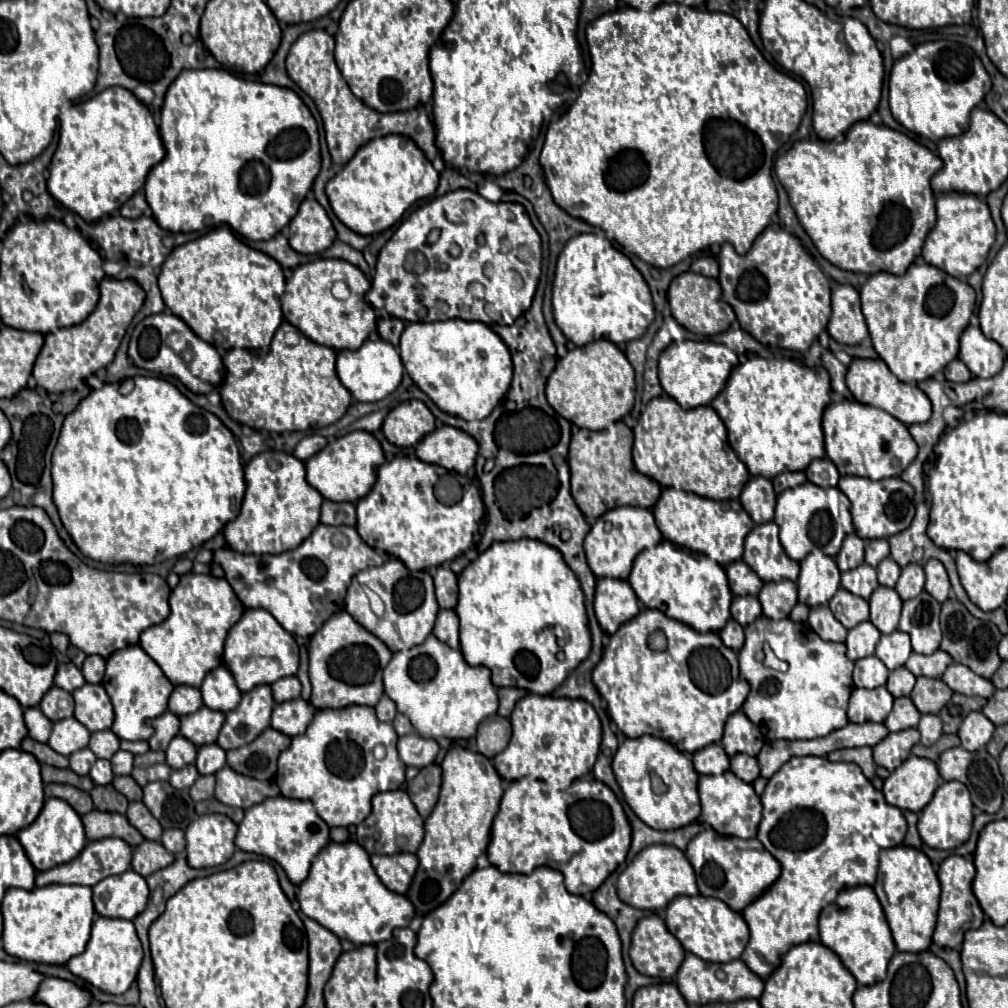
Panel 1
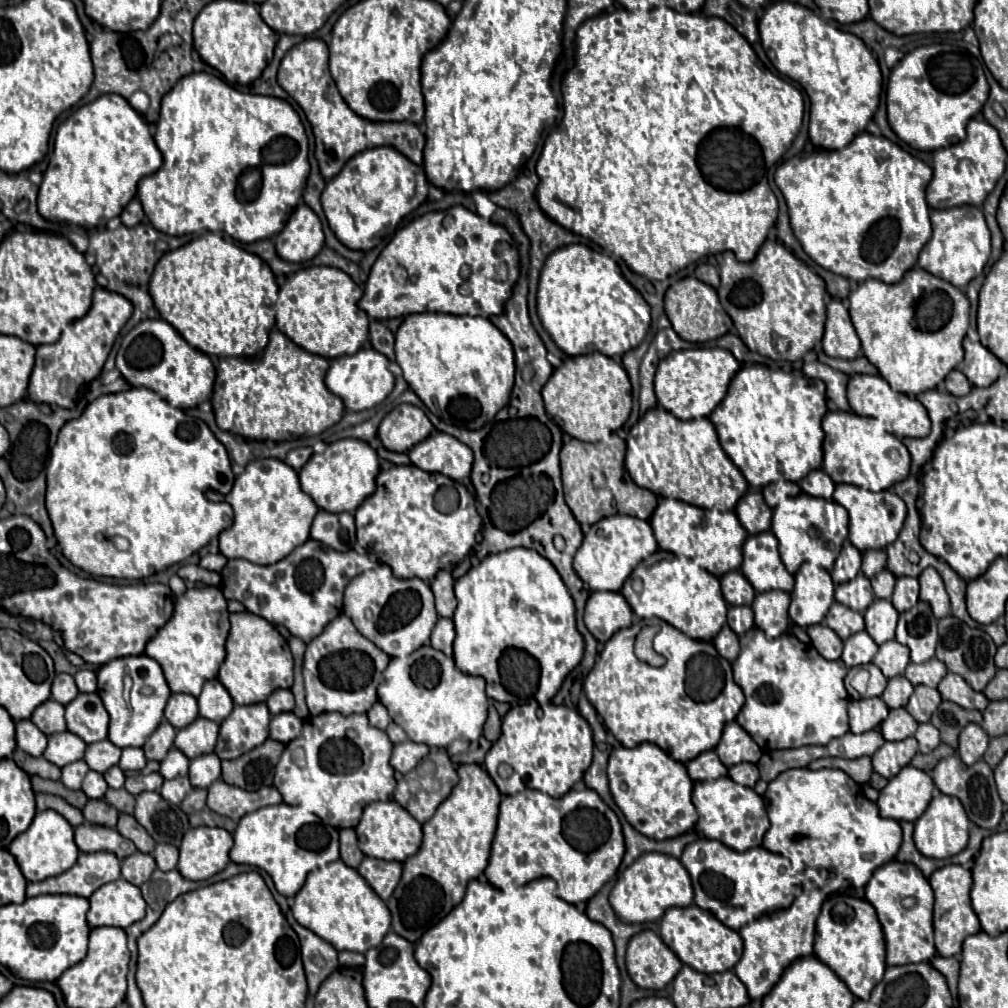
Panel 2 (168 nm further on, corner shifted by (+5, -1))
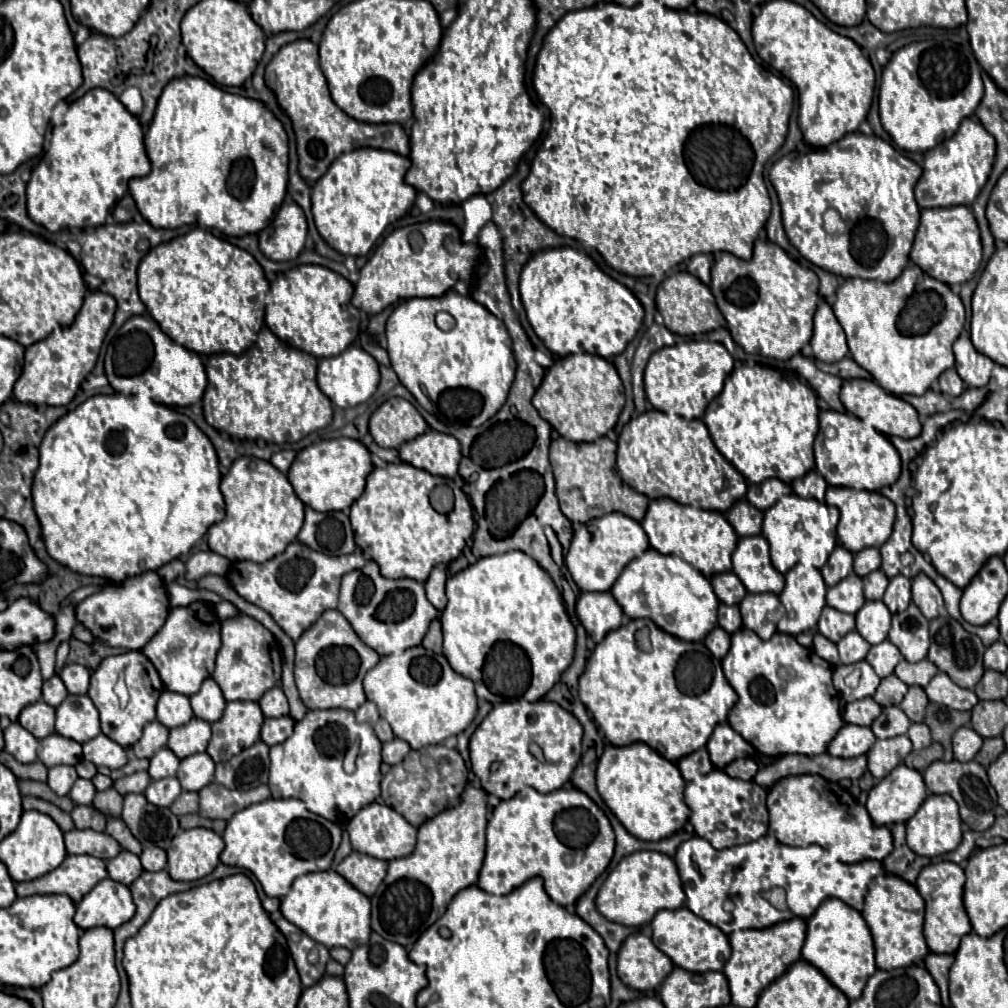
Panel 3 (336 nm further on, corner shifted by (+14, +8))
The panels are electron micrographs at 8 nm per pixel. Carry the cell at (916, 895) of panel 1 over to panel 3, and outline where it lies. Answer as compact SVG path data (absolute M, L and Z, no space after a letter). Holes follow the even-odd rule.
M887 873L875 877L875 885L867 893L865 907L861 913L875 941L875 961L879 969L889 971L893 967L919 965L923 957L929 953L923 937L925 901L913 883L901 879L899 875L887 875Z

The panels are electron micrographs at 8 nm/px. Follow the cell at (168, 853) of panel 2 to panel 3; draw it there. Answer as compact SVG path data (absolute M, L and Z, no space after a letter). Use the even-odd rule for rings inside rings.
M147 847L141 853L141 865L145 871L161 871L167 867L167 853L161 847Z

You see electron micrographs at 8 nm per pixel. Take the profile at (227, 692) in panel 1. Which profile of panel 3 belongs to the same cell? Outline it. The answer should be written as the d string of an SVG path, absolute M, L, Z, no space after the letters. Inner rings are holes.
M207 677L201 685L201 689L191 695L191 707L193 707L193 713L195 717L203 719L203 721L217 721L221 715L223 715L223 709L225 709L225 697L221 693L221 689L217 687L217 683Z

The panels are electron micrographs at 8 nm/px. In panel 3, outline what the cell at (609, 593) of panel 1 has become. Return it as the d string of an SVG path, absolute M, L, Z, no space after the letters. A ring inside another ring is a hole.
M609 591L581 593L577 599L577 617L595 643L623 623L623 611Z

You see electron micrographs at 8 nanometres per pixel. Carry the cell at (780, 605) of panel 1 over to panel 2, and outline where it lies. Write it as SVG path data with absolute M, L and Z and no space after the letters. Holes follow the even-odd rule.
M782 590L756 594L752 612L754 624L766 632L766 636L774 638L784 634L790 628L790 618L786 616L786 608L790 606L790 596Z

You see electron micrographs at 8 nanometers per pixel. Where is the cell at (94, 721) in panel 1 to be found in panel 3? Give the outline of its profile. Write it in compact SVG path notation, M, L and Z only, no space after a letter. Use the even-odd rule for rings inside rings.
M67 695L57 707L55 731L77 743L85 743L101 733L99 711L89 695Z

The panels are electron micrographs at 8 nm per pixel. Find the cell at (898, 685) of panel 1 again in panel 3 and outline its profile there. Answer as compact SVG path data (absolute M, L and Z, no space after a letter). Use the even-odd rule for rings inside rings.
M889 675L885 679L881 679L873 699L881 705L881 707L887 707L887 705L899 705L901 699L905 697L905 691L907 691L907 685L897 677L897 675Z

